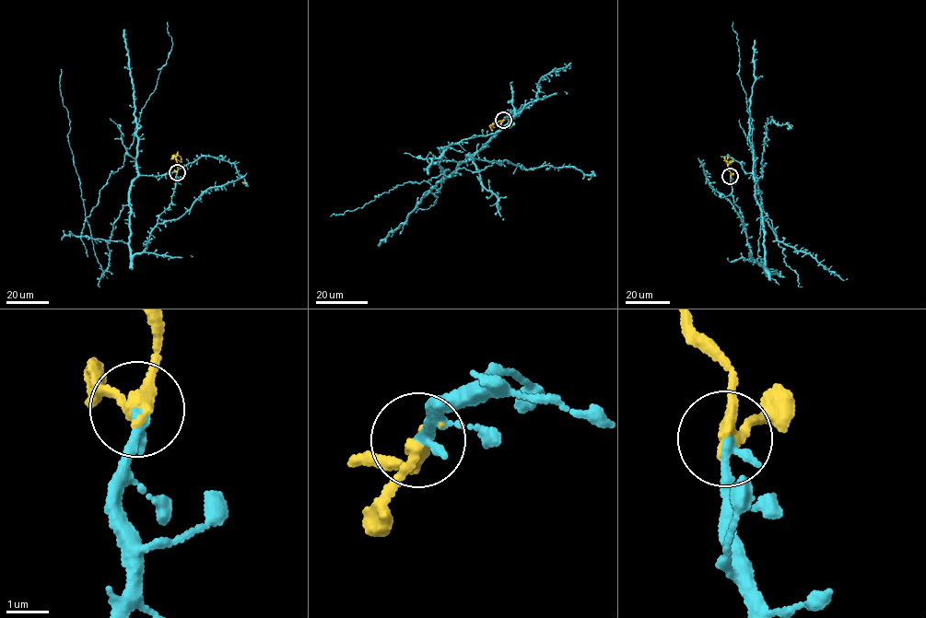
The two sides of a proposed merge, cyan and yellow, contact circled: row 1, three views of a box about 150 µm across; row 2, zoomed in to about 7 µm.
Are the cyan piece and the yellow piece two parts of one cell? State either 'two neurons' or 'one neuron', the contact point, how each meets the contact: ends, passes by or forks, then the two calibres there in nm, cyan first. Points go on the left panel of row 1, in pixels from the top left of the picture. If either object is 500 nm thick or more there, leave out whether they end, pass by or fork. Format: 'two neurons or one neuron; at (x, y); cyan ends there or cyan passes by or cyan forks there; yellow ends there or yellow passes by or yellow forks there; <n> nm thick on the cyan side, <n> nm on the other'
one neuron; at (177, 172); cyan ends there; yellow passes by; 300 nm thick on the cyan side, 300 nm on the other

